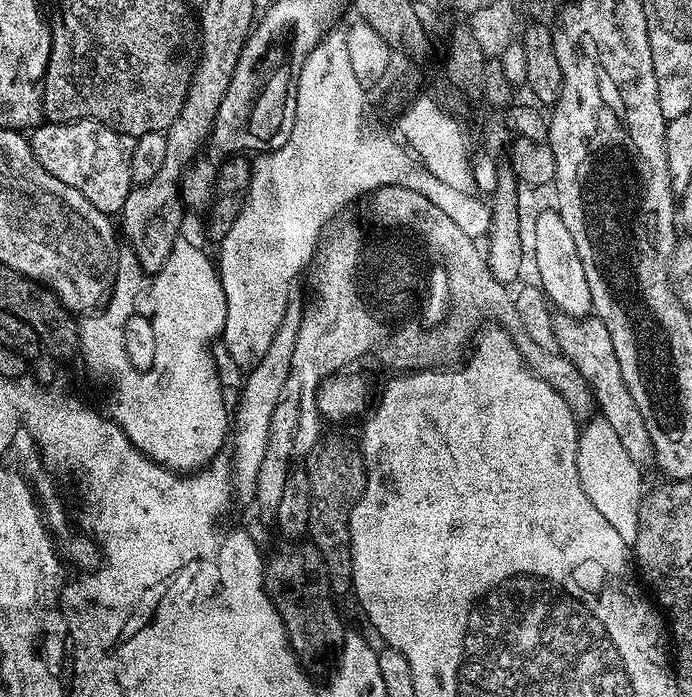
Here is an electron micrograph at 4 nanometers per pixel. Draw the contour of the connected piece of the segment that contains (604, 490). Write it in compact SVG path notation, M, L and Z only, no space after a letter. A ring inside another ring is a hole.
M610 425L594 426L581 431L578 439L577 462L580 481L595 508L619 532L619 536L629 544L635 543L640 512L638 472L630 462L628 454L622 450L614 438Z

